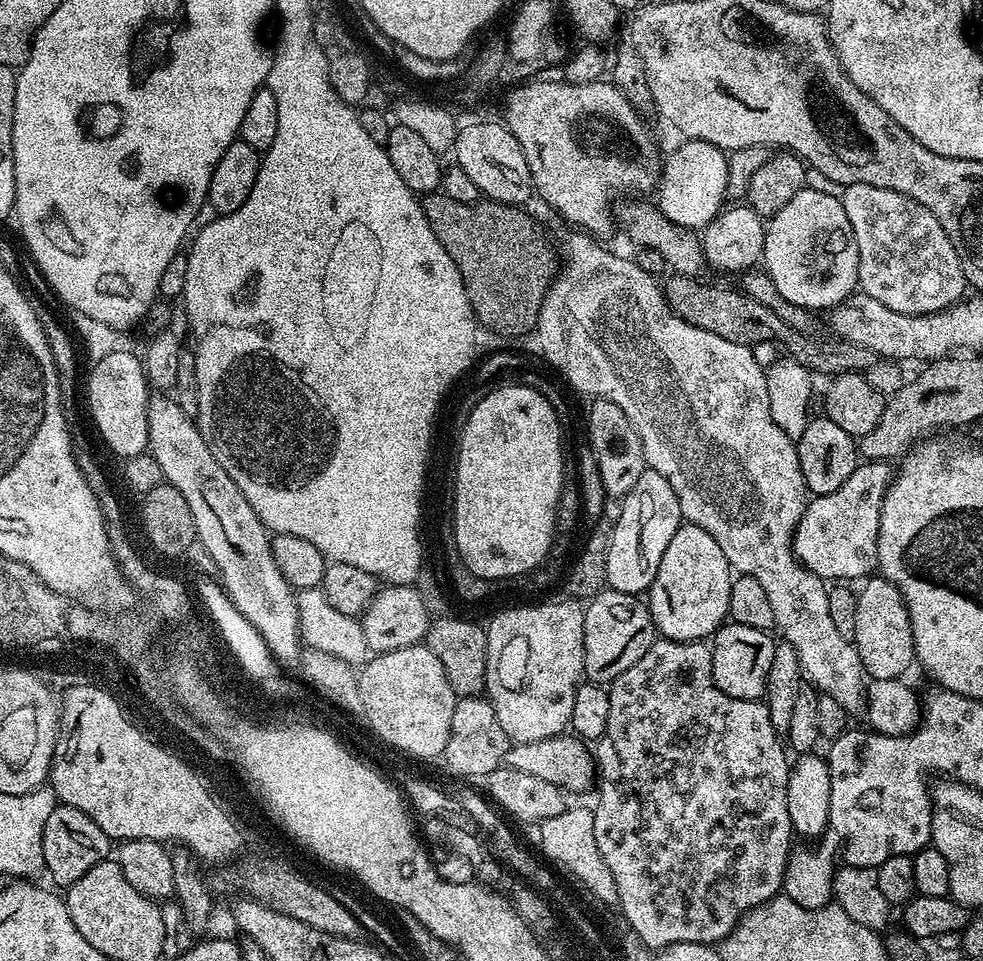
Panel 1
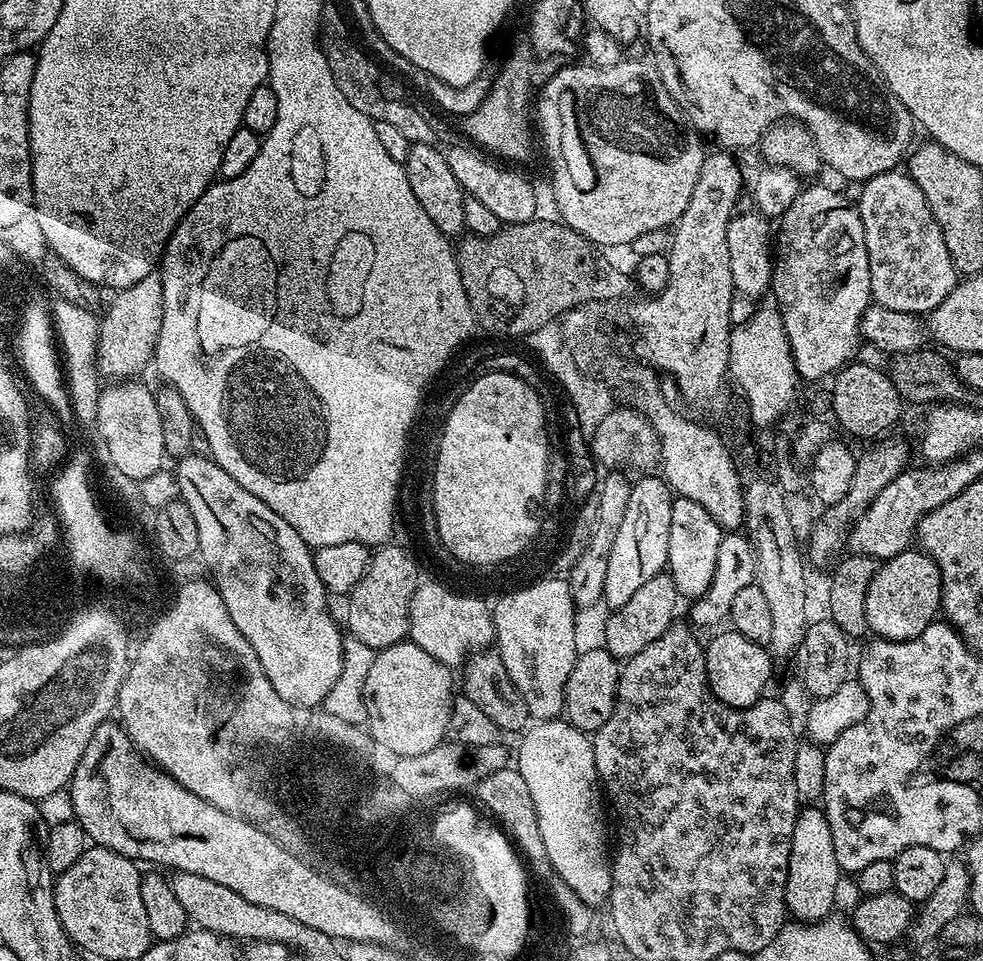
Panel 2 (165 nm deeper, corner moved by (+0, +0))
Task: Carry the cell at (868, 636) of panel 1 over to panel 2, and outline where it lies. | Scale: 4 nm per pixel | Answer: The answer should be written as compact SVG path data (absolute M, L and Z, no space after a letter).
M909 550L883 561L877 567L866 592L868 632L881 640L918 638L918 634L922 634L922 630L926 630L926 626L937 619L941 611L941 596L940 571L923 550Z

